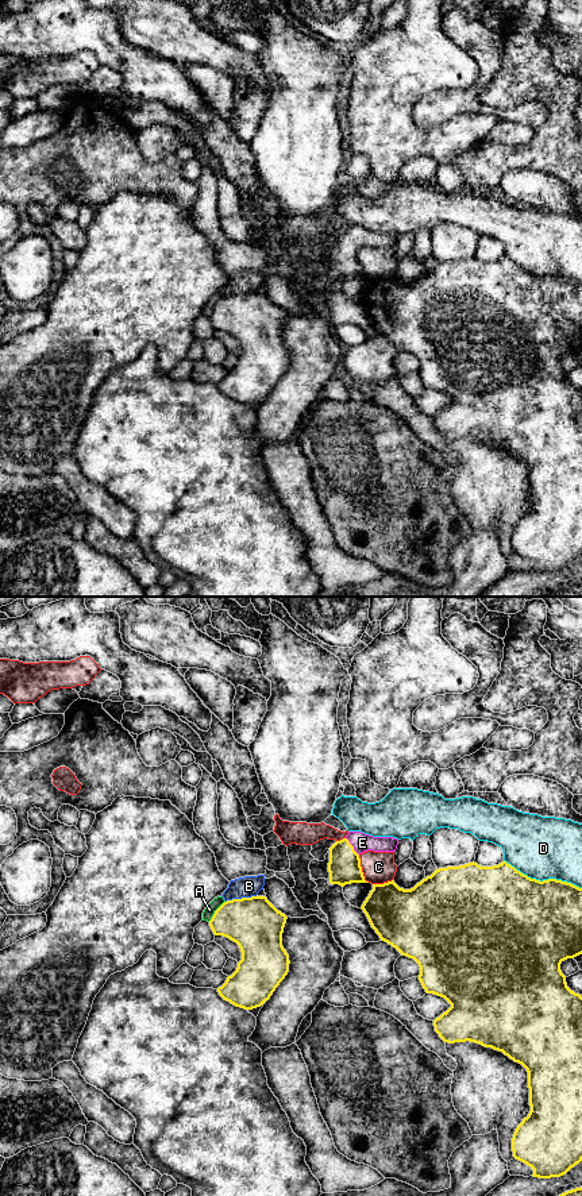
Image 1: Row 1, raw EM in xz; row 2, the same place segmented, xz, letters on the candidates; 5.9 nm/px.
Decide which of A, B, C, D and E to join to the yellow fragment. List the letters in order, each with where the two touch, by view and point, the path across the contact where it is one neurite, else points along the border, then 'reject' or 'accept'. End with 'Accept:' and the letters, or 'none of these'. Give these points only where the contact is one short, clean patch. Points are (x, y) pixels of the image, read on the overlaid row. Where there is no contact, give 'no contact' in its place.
A: xz (215, 911) | reject
B: xz (242, 898) | reject
C: xz (361, 870) | reject
D: xz (543, 880) | reject
E: xz (353, 847) | across xz (345, 867), (345, 855), (353, 847), (362, 843) | accept
Accept: E

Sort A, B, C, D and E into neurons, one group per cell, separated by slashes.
A B / C / D / E

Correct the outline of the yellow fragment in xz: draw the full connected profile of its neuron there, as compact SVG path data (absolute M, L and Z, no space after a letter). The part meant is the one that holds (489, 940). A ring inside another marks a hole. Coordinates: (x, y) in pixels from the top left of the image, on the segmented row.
M473 861L459 867L439 868L411 890L400 888L394 880L373 884L373 890L361 908L381 941L388 942L402 956L413 958L419 964L419 980L425 992L442 996L451 1004L433 1021L435 1031L444 1042L475 1042L502 1052L527 1069L531 1111L513 1134L513 1157L531 1166L532 1176L539 1178L560 1177L579 1164L582 1161L582 996L567 987L560 964L582 954L582 888L556 879L543 881L531 879L506 861L493 867L481 867Z

